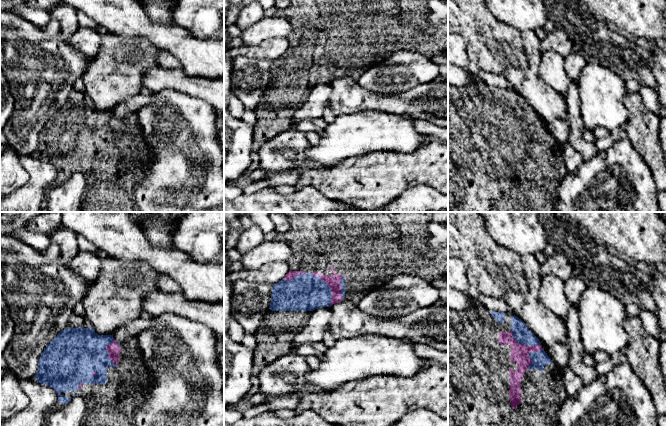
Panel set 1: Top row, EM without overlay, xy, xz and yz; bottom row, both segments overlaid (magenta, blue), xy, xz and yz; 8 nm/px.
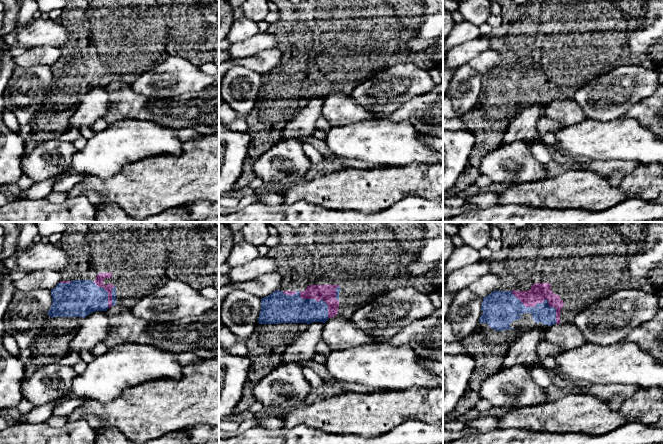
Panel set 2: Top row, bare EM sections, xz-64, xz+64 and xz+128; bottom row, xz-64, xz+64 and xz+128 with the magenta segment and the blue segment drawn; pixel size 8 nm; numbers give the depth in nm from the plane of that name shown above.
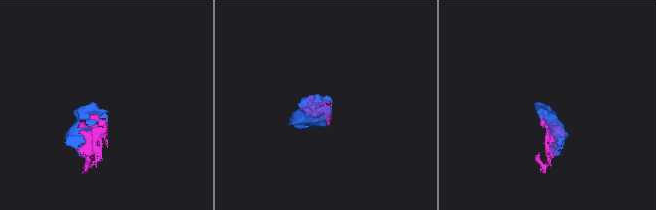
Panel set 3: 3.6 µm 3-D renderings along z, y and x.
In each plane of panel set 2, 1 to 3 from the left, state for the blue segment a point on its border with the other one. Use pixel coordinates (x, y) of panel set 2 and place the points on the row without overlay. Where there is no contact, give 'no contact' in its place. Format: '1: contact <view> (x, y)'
1: contact xz-64 (107, 67)
2: contact xz+64 (318, 77)
3: contact xz+128 (541, 78)

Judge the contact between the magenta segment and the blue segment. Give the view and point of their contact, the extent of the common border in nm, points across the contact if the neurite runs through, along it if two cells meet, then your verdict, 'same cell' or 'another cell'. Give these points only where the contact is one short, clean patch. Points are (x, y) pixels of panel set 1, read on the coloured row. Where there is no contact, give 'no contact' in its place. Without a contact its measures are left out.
xz (329, 286) | 320 nm | same cell

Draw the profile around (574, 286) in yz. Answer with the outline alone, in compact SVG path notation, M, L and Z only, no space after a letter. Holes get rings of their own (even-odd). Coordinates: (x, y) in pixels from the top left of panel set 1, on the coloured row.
M571 277L565 282L565 294L571 302L571 307L579 301L586 286L580 277Z

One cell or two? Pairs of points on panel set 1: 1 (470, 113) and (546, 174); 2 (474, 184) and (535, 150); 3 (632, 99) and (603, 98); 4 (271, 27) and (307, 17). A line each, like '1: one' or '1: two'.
1: one
2: one
3: two
4: two

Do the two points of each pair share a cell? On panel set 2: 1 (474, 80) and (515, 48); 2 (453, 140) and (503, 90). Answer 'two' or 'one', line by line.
1: two
2: two

